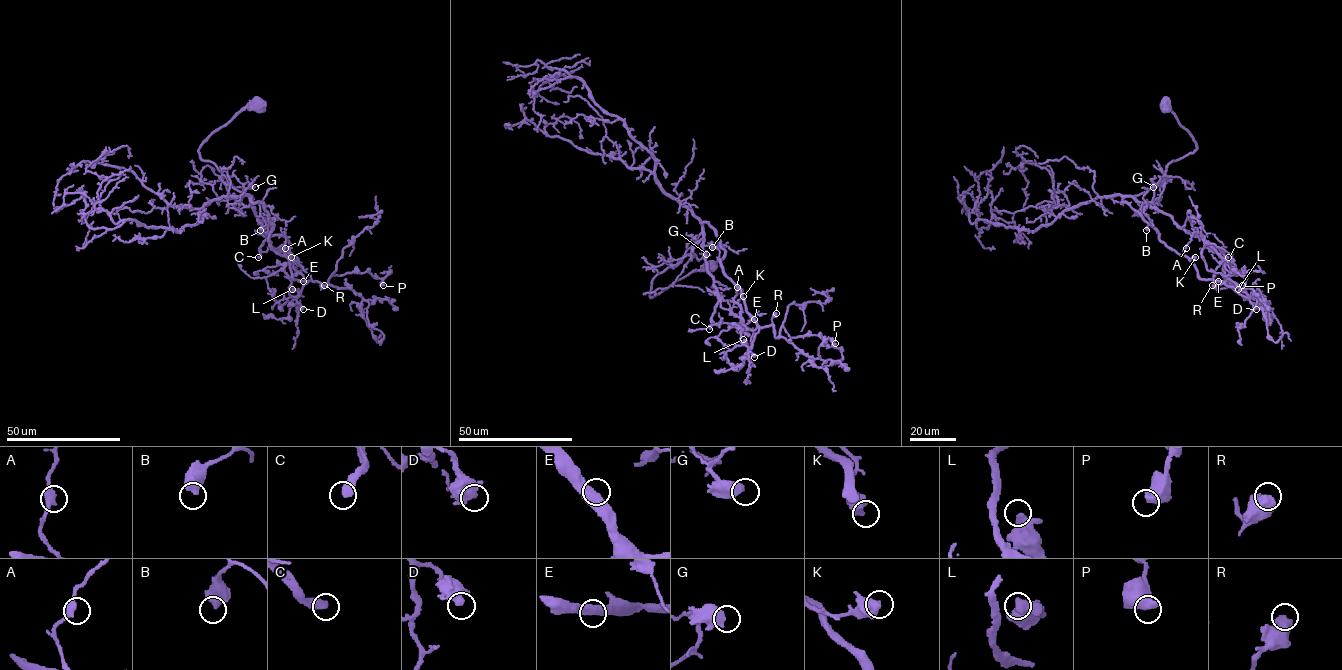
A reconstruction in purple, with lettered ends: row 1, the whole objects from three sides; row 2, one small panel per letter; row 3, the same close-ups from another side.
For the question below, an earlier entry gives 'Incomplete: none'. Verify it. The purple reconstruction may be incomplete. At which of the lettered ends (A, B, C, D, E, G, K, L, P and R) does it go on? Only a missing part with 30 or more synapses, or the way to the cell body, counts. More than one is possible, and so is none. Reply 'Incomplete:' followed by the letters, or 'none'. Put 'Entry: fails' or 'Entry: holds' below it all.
Incomplete: C
Entry: fails

